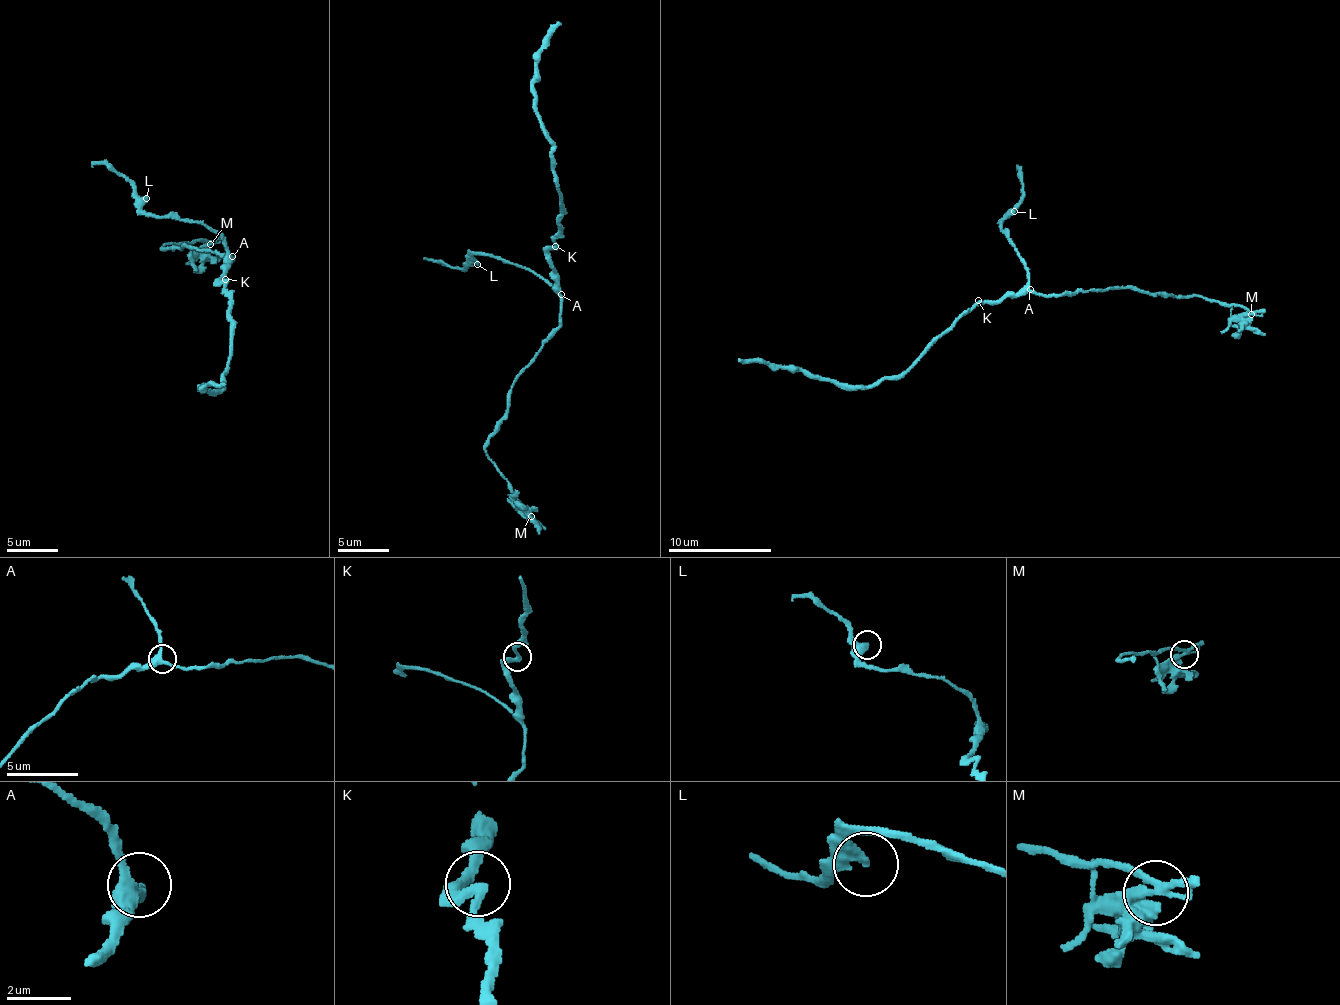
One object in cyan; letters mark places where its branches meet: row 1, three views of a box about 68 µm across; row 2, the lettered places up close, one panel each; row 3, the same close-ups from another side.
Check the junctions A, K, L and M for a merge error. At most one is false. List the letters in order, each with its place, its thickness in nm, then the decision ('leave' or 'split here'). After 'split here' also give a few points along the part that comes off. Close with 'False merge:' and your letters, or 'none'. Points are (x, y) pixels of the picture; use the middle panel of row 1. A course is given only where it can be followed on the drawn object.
A: (561, 294) | 340 nm | leave
K: (555, 246) | 240 nm | leave
L: (477, 264) | 300 nm | leave
M: (531, 516) | 200 nm | split here | (532, 515), (513, 499), (515, 489)
False merge: M

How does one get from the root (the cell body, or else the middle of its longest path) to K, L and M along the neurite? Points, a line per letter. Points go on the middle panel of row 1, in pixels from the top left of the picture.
K: (553, 270), (547, 261), (547, 251), (555, 246)
L: (553, 270), (556, 290), (526, 266), (475, 254), (472, 260), (477, 264)
M: (553, 270), (555, 290), (561, 297), (561, 328), (512, 386), (506, 413), (485, 447), (488, 460), (532, 515)

